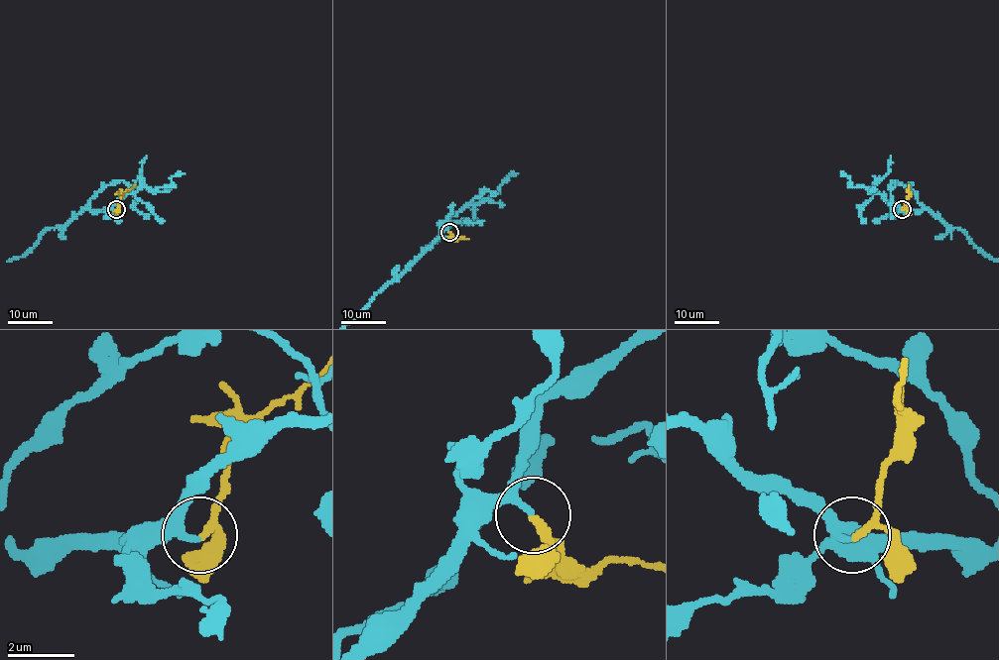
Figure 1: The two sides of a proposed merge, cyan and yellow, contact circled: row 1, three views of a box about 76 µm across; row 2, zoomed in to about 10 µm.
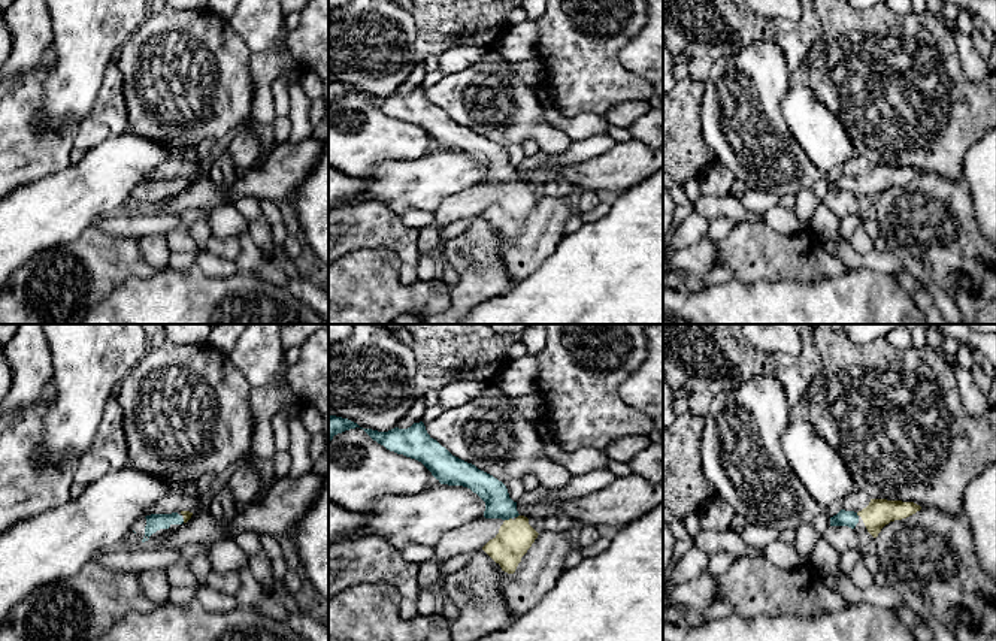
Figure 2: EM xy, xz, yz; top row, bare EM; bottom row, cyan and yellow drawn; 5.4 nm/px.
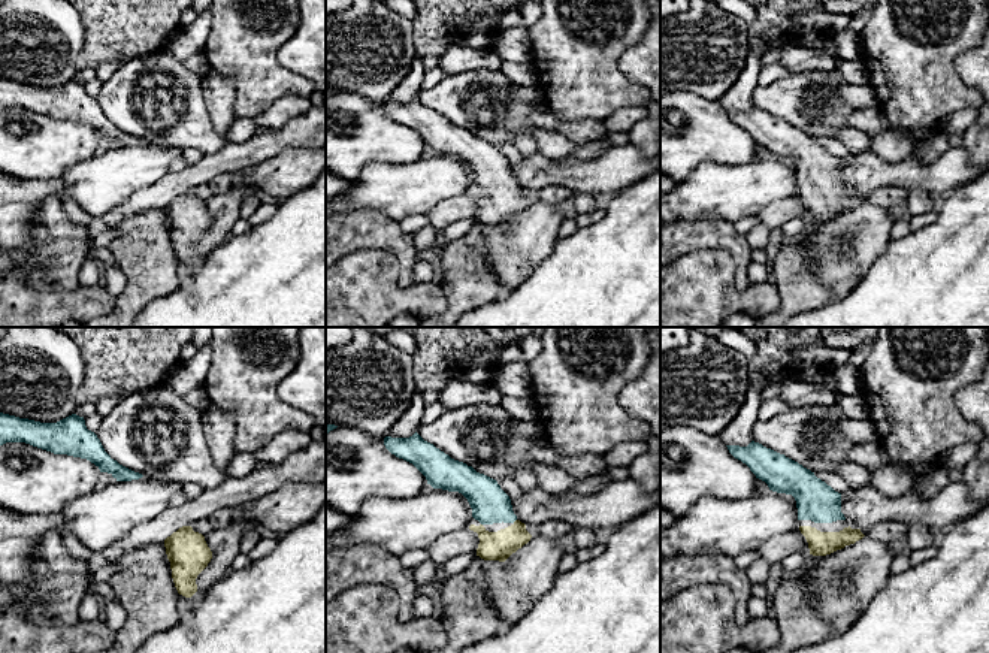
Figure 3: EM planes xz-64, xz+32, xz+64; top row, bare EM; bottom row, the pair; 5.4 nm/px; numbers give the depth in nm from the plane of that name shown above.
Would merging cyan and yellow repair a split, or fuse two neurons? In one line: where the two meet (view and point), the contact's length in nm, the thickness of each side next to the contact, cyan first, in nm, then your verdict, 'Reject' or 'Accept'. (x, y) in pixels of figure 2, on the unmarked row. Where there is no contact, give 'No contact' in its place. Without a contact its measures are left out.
Touches cyan at xz (508, 184). Shared border 40 nm. Thickness 140 nm (cyan) against 190 nm. Accept

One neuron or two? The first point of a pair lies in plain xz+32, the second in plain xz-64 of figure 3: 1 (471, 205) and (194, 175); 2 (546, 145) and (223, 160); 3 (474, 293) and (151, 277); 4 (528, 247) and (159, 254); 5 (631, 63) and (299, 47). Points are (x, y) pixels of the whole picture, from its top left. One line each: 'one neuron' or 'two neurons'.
1: one neuron
2: two neurons
3: one neuron
4: two neurons
5: one neuron

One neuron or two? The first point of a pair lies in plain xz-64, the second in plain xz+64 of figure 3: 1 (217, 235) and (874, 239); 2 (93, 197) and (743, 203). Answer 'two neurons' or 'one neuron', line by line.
1: one neuron
2: one neuron

